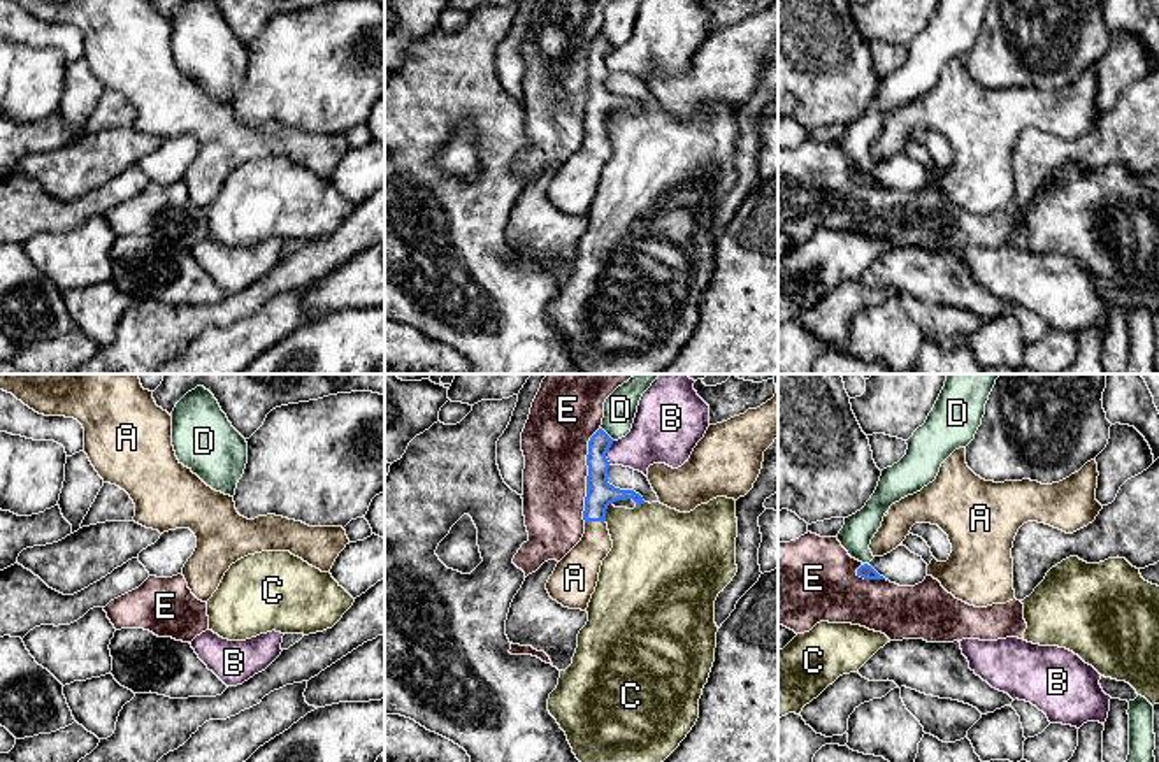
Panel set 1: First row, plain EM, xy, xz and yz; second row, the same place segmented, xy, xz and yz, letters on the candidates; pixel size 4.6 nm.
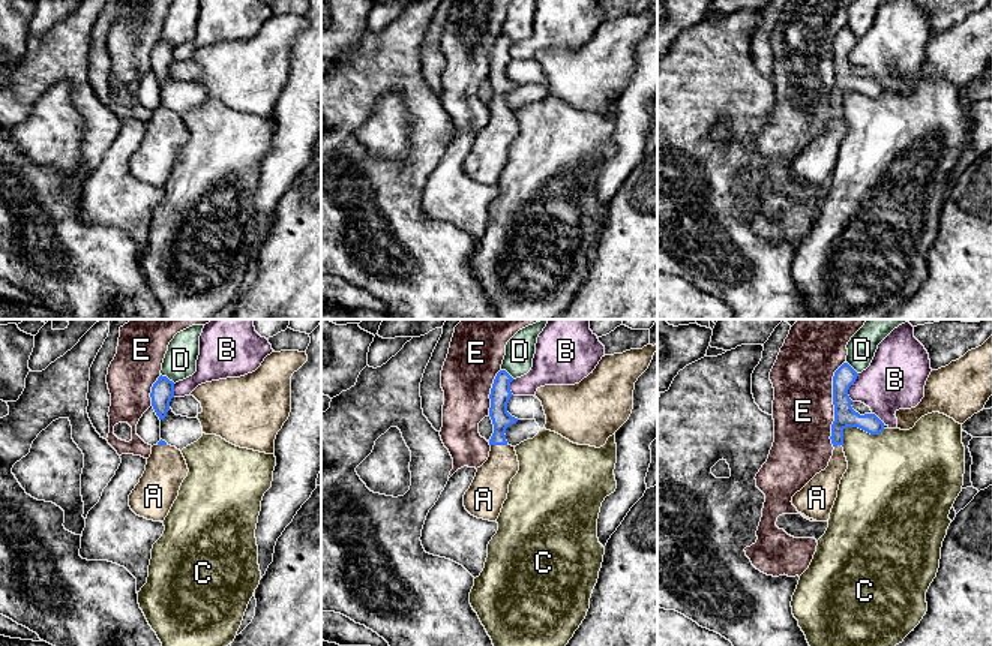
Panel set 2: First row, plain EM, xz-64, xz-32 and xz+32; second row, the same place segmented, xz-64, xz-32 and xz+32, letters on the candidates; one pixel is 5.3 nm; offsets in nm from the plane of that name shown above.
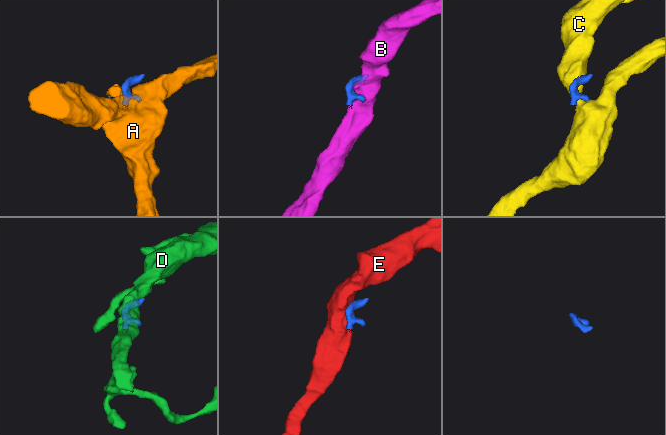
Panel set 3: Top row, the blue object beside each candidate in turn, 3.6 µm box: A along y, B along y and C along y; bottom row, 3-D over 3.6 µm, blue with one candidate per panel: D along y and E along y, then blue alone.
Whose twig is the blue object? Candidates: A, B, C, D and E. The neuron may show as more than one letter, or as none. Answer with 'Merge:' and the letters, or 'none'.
Merge: A

